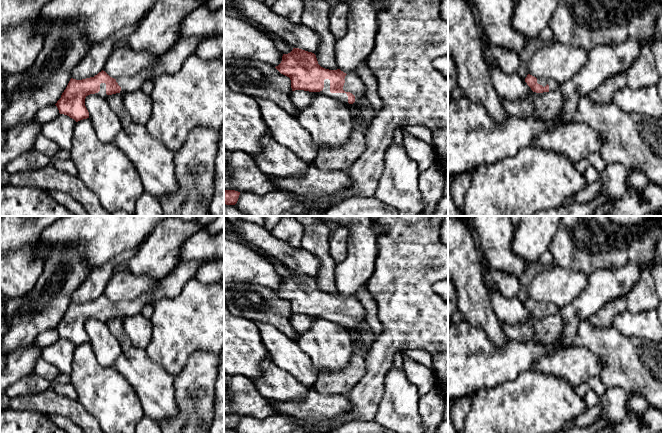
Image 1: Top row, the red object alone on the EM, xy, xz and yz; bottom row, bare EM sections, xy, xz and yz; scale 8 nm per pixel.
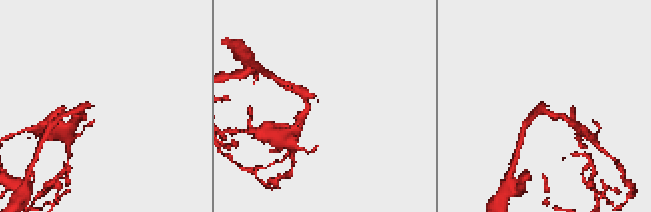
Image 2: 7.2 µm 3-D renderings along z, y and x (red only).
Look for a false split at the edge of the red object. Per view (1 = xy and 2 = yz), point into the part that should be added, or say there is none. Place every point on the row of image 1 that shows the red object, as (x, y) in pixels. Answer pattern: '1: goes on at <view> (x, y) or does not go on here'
1: goes on at xy (171, 62)
2: goes on at yz (553, 85)

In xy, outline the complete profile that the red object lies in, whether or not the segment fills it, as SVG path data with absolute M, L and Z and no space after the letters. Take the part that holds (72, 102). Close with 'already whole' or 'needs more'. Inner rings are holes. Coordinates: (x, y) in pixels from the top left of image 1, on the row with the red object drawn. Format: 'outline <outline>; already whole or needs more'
outline M179 38L173 47L161 56L156 65L145 69L139 74L114 79L105 71L99 72L94 77L76 80L71 78L61 98L55 104L60 114L74 119L76 122L89 118L85 106L85 98L96 94L106 98L108 95L141 89L146 80L153 80L162 74L174 74L183 66L188 57L194 54L200 38Z; needs more

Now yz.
outline M528 74L525 78L525 82L531 90L536 93L545 93L552 90L557 90L560 85L553 79L536 78L530 74Z; needs more

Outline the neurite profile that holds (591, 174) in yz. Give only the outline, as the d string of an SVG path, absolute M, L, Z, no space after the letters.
M589 164L583 175L584 175L585 180L587 181L587 183L591 184L599 178L600 173L595 169L594 166Z

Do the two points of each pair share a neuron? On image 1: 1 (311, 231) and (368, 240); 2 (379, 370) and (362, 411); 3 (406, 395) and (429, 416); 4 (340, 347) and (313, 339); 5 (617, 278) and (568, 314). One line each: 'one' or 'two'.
1: two
2: one
3: two
4: one
5: one

